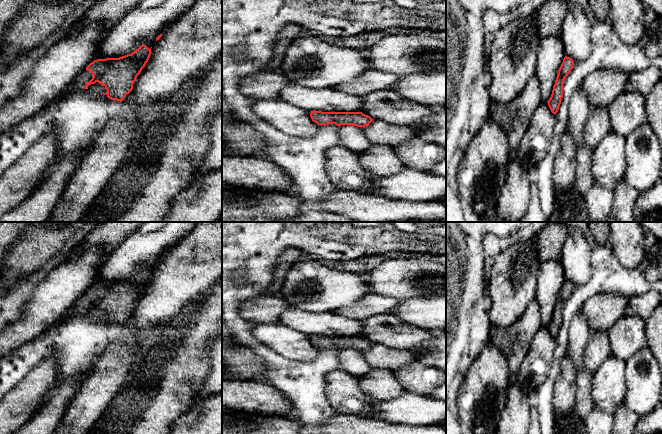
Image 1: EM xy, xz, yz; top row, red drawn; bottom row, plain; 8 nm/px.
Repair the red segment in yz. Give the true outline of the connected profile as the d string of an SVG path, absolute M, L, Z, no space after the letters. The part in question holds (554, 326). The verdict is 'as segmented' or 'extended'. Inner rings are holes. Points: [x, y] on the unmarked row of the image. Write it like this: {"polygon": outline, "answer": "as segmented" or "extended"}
{"polygon": "M565 280L558 294L557 302L553 310L551 321L547 326L551 336L555 339L559 334L559 330L563 322L564 304L573 293L573 289L574 289L573 283Z", "answer": "as segmented"}

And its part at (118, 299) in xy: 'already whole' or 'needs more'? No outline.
needs more

